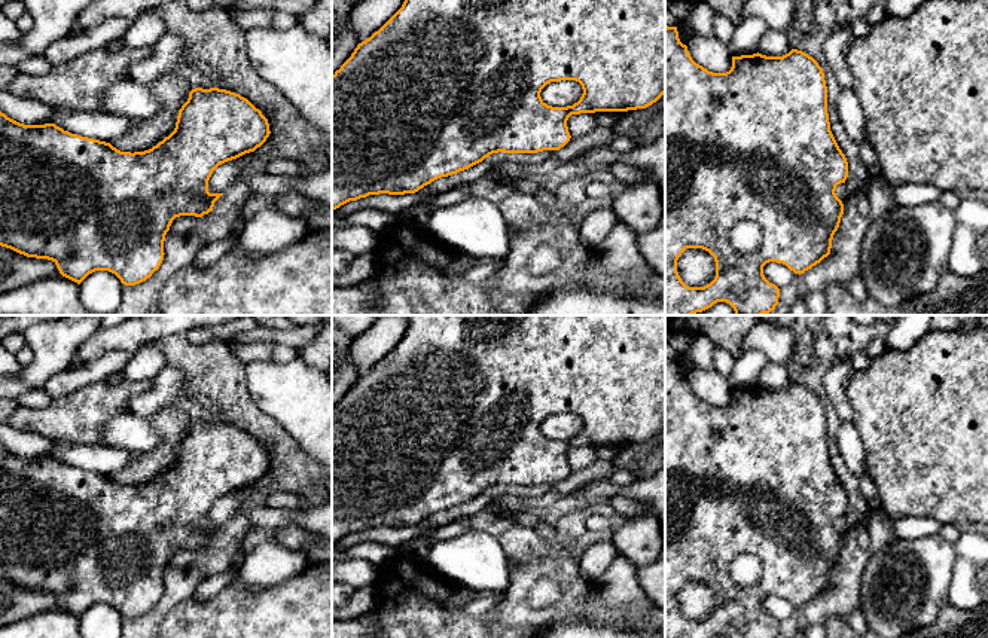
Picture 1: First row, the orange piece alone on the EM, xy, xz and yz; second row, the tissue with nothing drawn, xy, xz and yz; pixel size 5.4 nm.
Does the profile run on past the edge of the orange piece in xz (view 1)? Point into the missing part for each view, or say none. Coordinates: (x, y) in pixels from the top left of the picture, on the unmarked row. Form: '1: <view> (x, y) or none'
1: none

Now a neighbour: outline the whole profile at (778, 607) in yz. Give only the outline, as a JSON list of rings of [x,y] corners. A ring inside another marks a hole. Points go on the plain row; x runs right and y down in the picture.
[[[769,595],[763,599],[763,608],[769,616],[783,622],[793,614],[796,607],[783,596]]]

